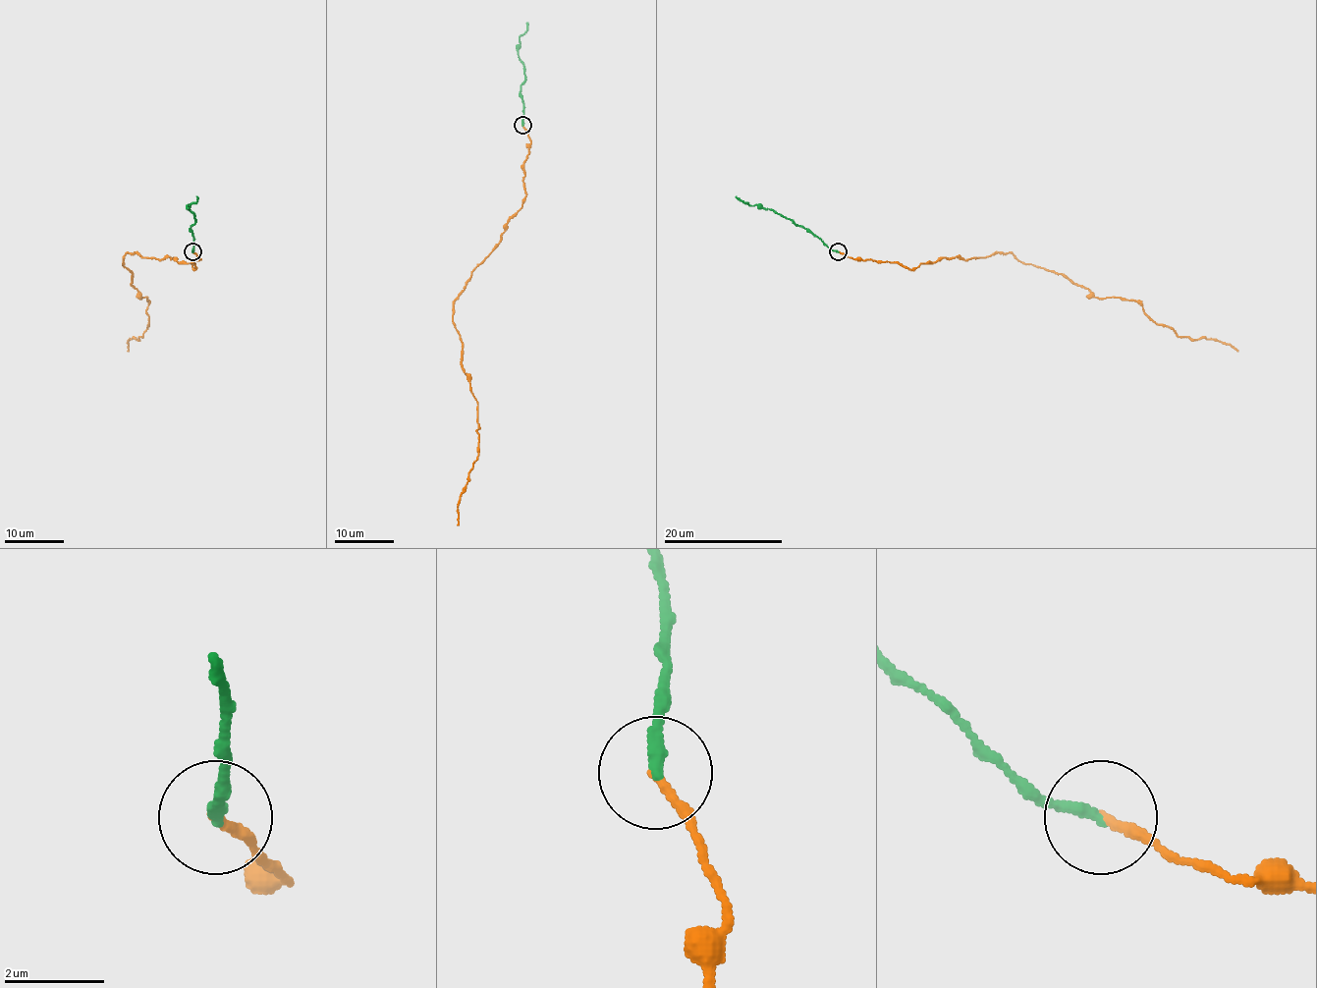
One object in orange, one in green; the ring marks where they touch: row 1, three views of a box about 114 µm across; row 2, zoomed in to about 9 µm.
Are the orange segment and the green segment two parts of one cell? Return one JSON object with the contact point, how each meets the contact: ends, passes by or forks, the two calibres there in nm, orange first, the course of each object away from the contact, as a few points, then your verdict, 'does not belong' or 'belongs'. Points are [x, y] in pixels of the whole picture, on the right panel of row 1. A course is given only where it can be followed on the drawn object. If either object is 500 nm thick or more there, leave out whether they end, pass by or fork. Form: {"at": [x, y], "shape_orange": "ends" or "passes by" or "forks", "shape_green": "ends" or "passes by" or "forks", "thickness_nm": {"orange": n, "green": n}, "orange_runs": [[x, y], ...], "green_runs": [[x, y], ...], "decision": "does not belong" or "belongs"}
{"at": [838, 251], "shape_orange": "ends", "shape_green": "ends", "thickness_nm": {"orange": 170, "green": 240}, "orange_runs": [[839, 251], [915, 269], [1011, 252], [1095, 298], [1135, 301], [1179, 336], [1237, 351]], "green_runs": [[839, 251], [831, 249], [804, 228], [769, 208], [749, 205], [735, 196]], "decision": "belongs"}

